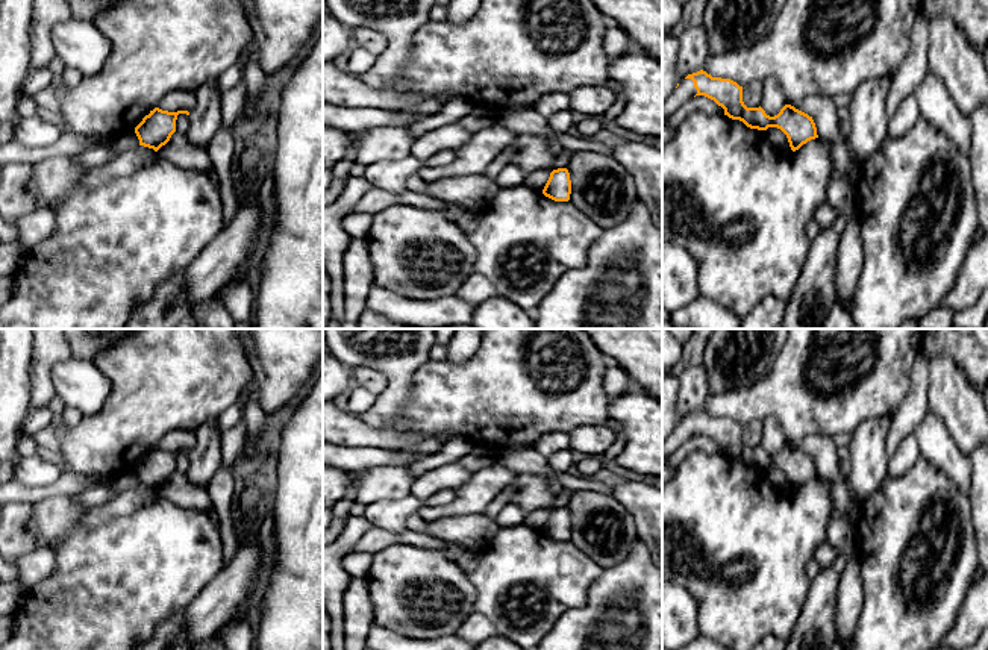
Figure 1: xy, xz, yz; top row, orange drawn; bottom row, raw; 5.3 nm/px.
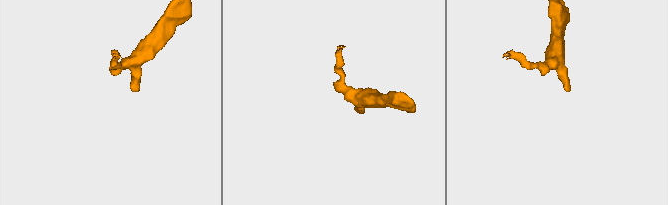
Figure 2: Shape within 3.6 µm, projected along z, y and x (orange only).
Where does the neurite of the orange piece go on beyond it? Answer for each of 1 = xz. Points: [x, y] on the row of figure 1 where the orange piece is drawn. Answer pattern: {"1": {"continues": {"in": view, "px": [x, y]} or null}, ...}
{"1": {"continues": null}}

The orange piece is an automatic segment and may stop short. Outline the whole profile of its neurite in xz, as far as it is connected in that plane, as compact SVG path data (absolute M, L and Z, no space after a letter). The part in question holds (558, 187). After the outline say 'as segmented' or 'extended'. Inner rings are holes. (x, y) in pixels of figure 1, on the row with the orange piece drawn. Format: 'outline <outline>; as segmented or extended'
outline M553 170L542 189L542 194L555 202L568 202L571 194L571 180L568 170Z; as segmented

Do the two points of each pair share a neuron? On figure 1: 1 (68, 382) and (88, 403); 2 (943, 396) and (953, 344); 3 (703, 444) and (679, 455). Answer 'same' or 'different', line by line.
1: same
2: different
3: same

